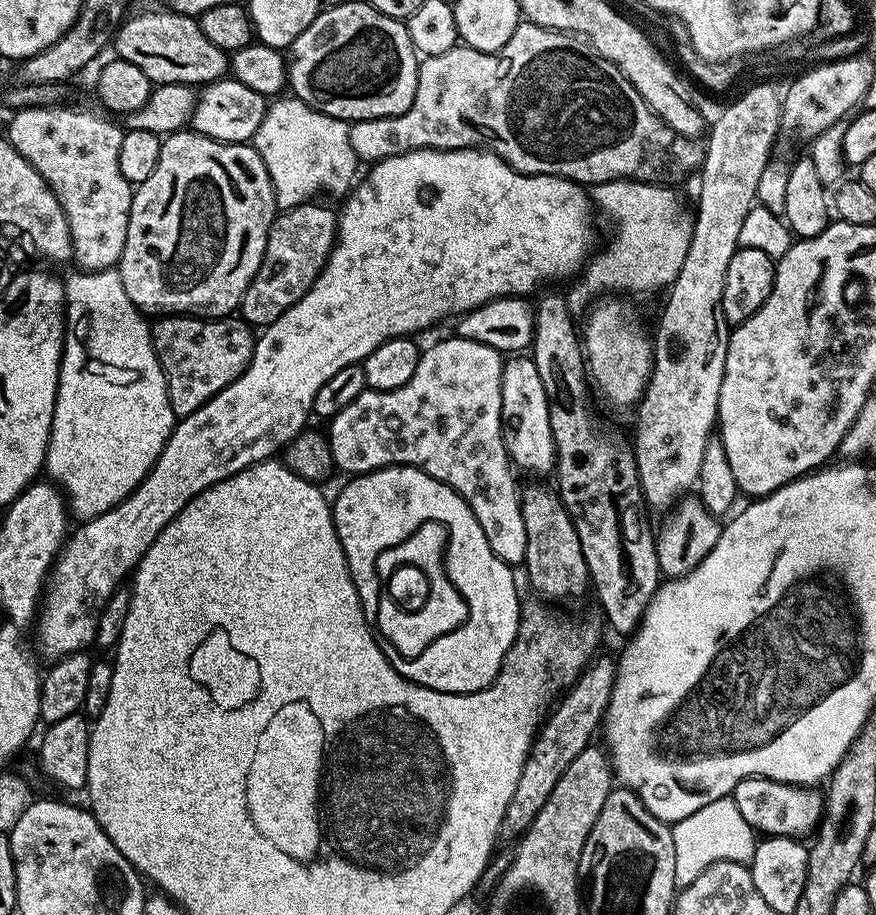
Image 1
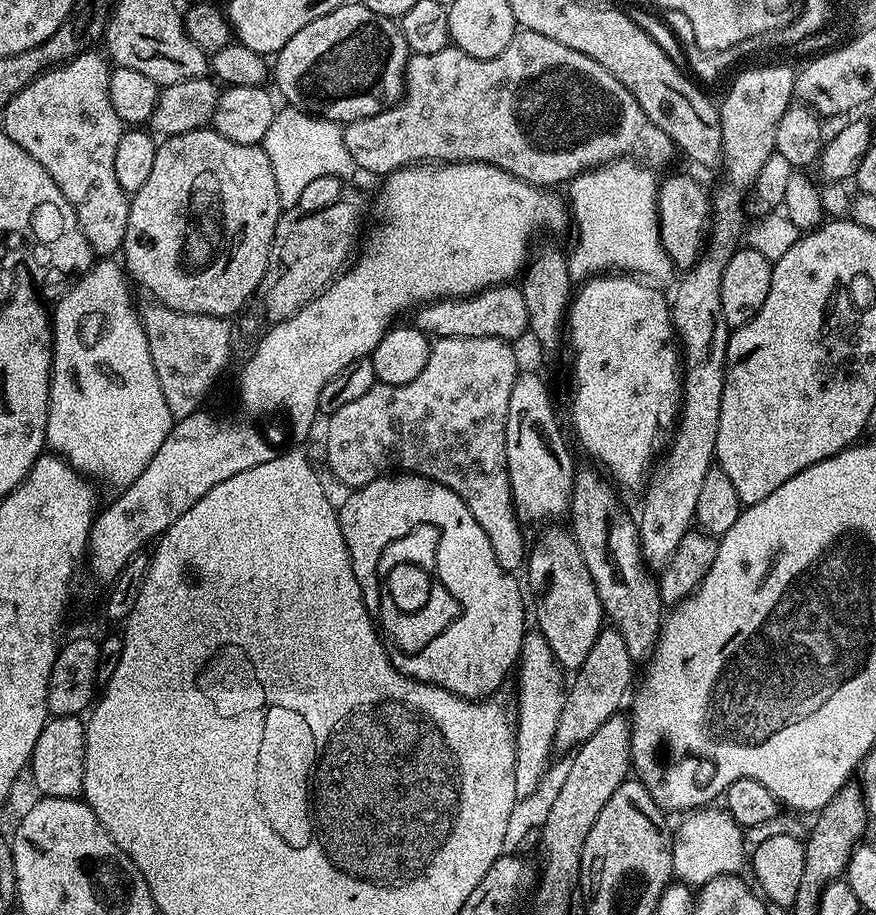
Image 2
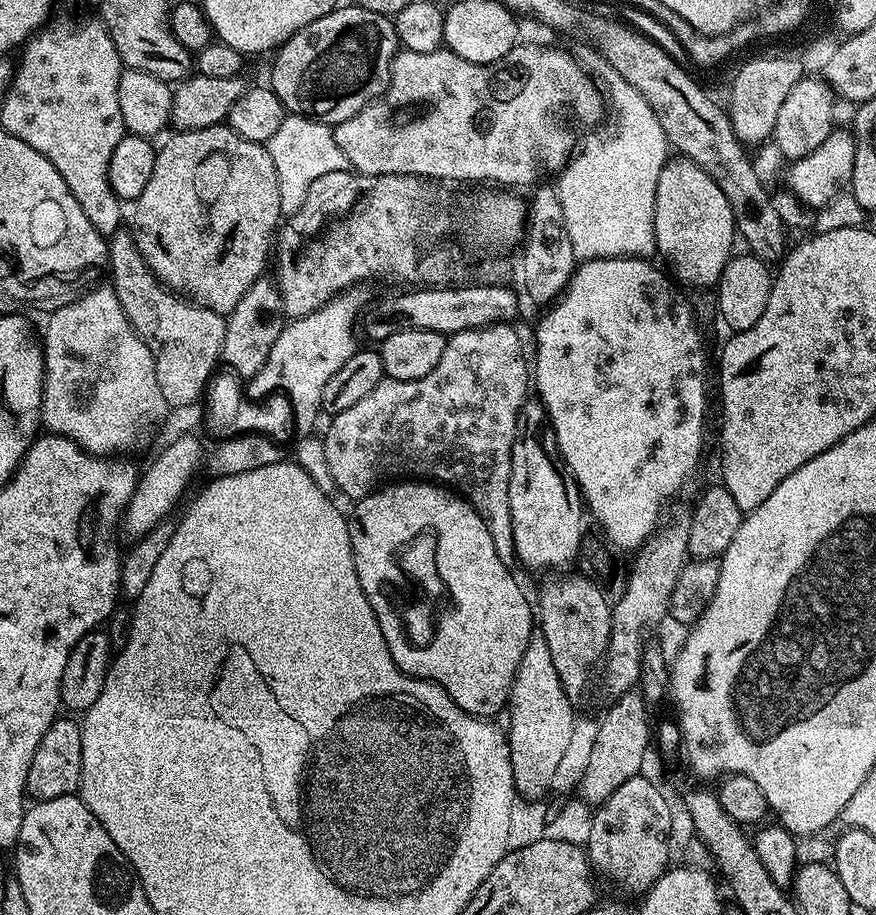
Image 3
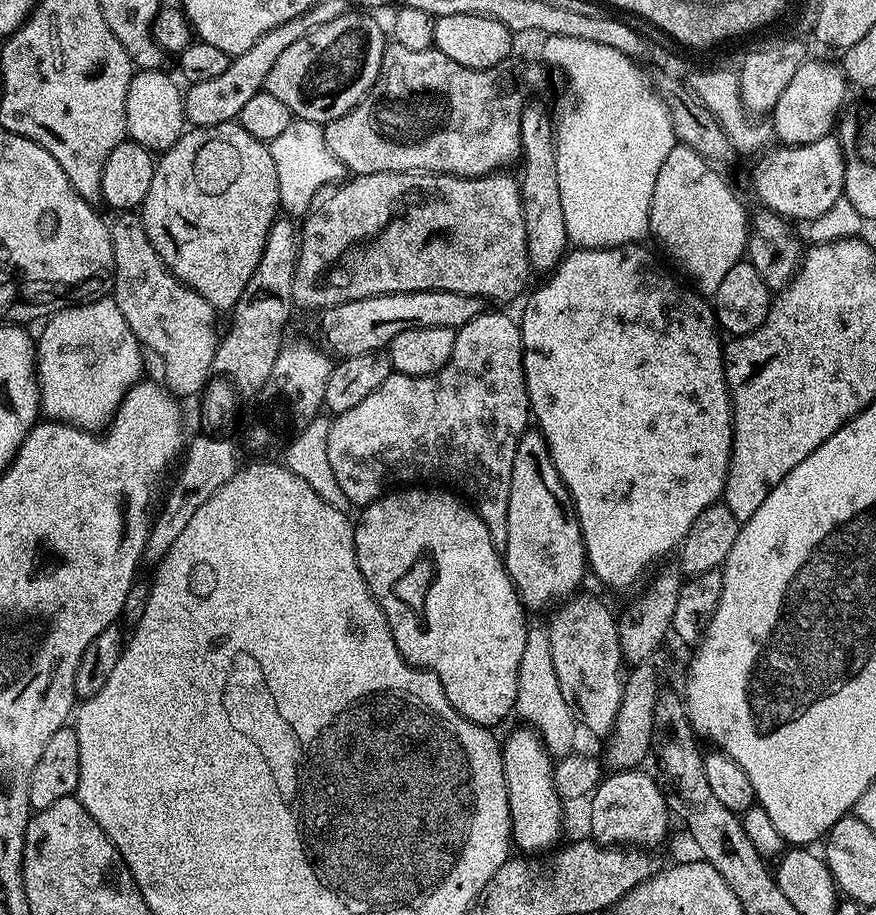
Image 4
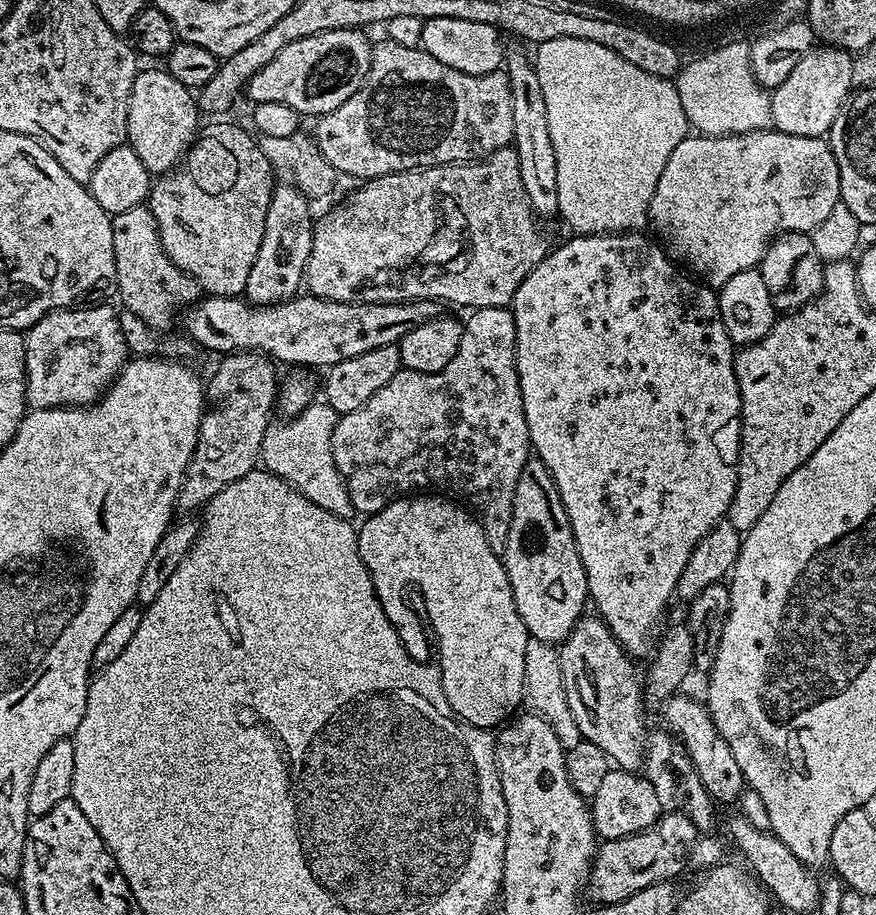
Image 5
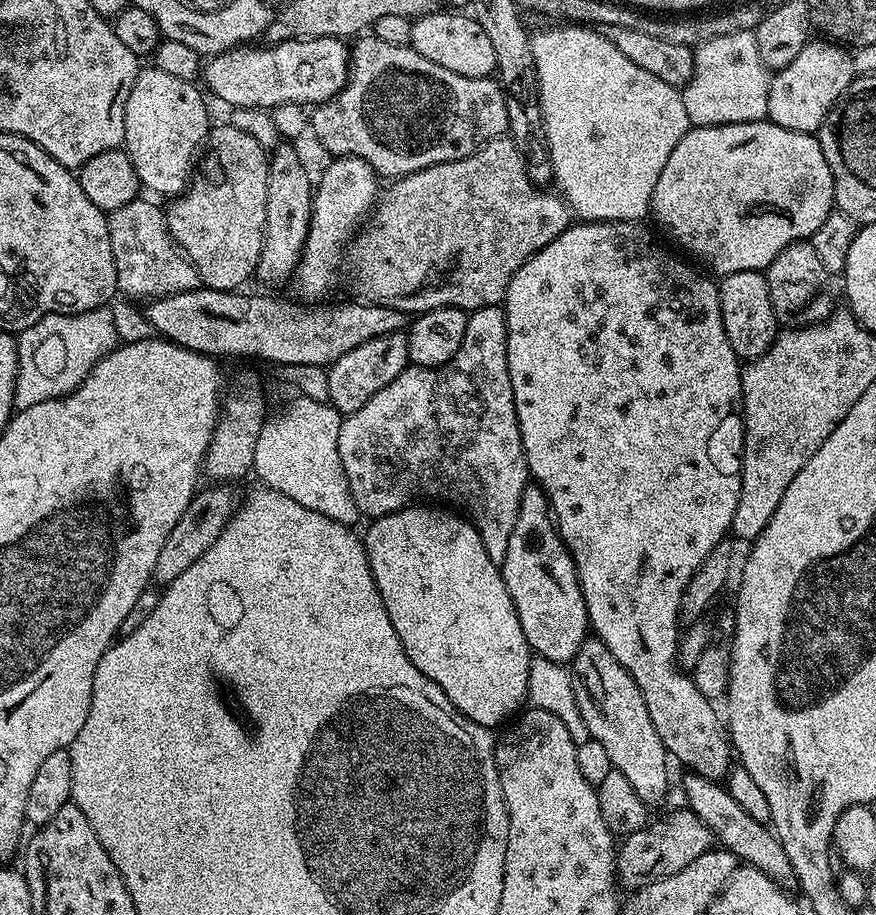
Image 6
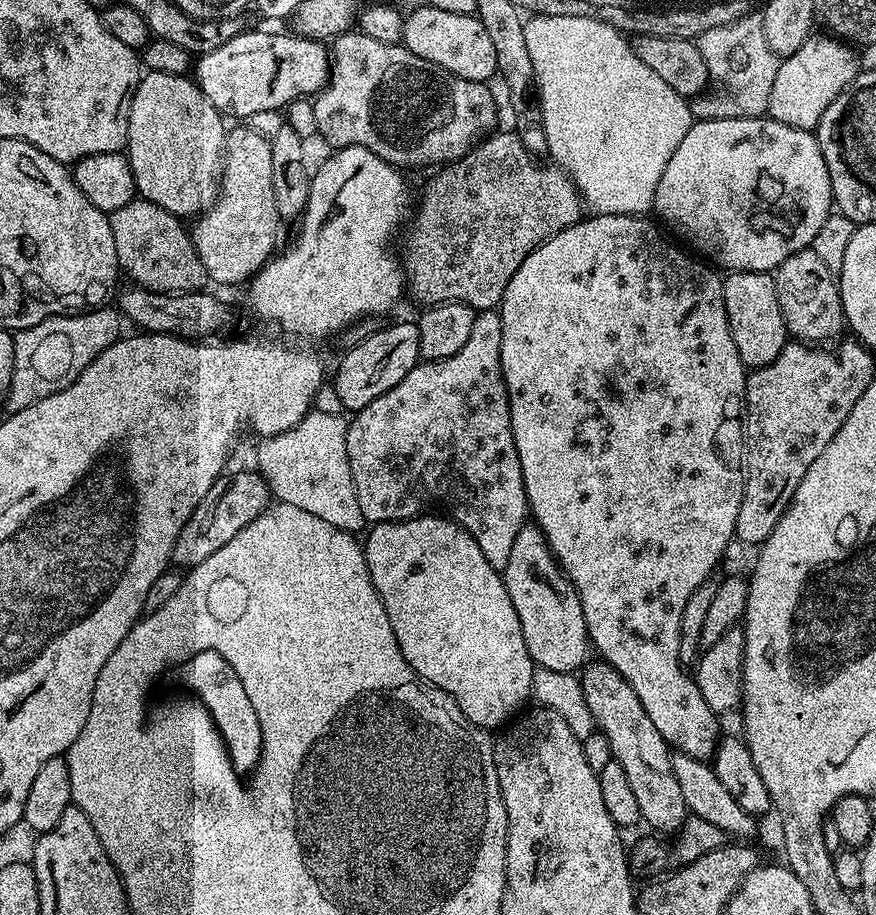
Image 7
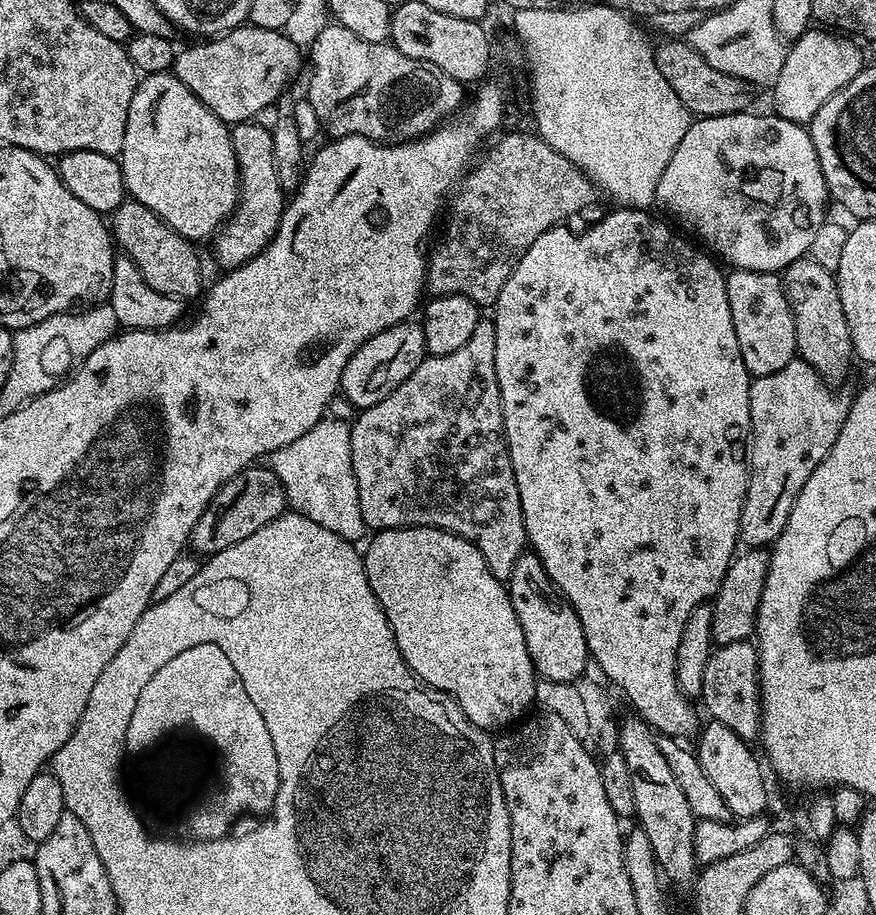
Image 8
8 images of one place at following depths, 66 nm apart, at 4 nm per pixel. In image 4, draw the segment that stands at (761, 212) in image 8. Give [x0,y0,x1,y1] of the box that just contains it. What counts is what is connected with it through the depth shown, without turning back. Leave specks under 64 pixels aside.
[648,135,844,298]

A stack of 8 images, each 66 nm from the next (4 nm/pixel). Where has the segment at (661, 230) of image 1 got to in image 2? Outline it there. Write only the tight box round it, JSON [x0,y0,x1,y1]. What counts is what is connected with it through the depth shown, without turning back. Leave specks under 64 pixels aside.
[567,158,674,285]

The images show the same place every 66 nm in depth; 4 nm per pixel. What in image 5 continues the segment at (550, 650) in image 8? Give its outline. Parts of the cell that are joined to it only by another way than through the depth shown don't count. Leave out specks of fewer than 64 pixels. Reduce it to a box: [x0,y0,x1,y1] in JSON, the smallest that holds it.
[502,458,589,645]

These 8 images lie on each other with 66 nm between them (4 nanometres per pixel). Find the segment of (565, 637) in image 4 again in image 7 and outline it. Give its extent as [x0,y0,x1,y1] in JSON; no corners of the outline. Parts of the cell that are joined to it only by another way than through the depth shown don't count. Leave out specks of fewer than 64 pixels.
[580,662,690,834]

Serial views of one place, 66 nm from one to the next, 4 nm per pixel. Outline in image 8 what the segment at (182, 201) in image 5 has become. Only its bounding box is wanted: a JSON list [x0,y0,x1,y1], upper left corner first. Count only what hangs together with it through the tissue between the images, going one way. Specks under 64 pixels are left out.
[214,122,286,270]

